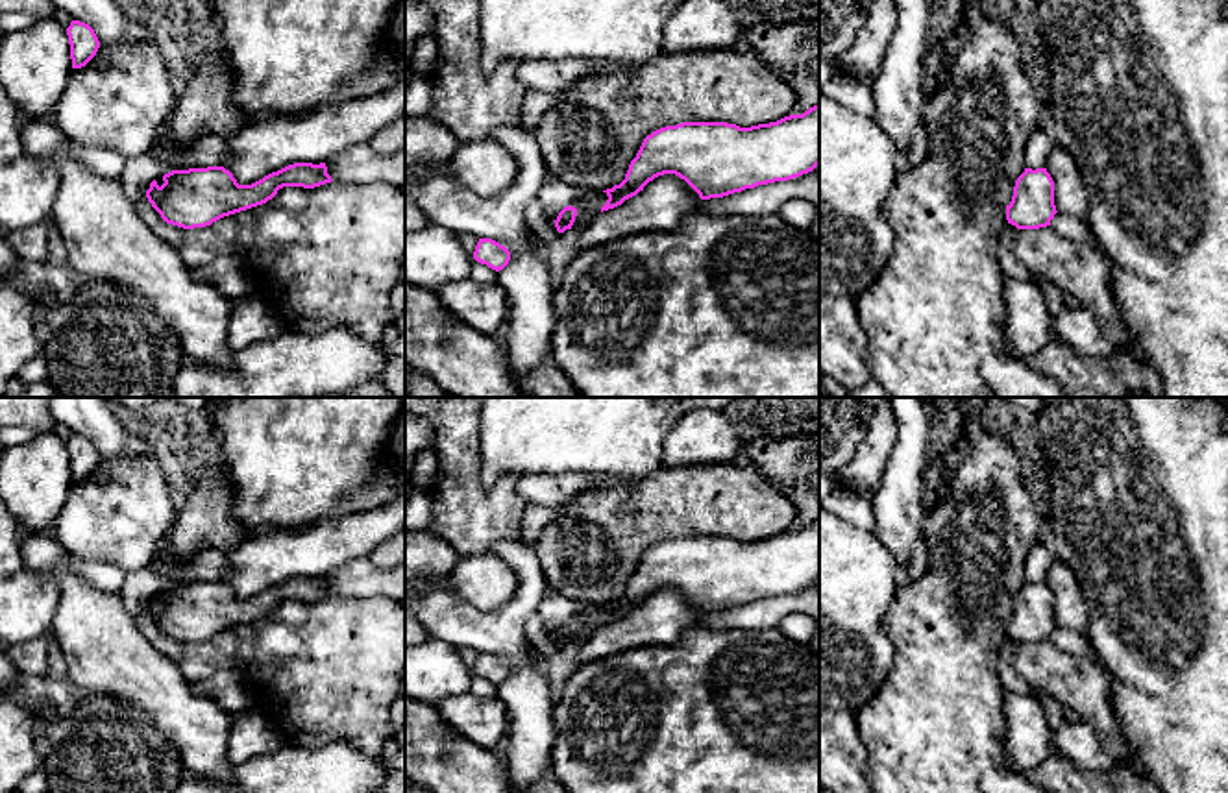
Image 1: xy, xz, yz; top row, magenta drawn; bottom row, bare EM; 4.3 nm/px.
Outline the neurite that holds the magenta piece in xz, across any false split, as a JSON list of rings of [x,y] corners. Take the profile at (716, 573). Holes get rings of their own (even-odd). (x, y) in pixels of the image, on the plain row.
[[[819,518],[803,529],[790,529],[777,536],[740,542],[727,536],[682,536],[647,549],[631,575],[625,593],[603,604],[608,614],[603,625],[636,610],[658,590],[675,588],[684,593],[701,614],[723,612],[745,603],[788,595],[812,586],[819,579]]]

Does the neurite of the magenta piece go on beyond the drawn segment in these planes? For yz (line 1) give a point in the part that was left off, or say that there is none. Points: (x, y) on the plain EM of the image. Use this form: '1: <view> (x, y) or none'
1: none

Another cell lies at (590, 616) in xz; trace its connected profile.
[[[584,604],[571,621],[577,623],[577,630],[571,641],[583,641],[588,638],[596,628],[601,627],[601,621],[607,617],[608,610],[603,604]]]

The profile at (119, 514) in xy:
[[[155,457],[100,458],[85,481],[72,482],[52,532],[72,556],[113,564],[128,573],[152,567],[176,514]]]

